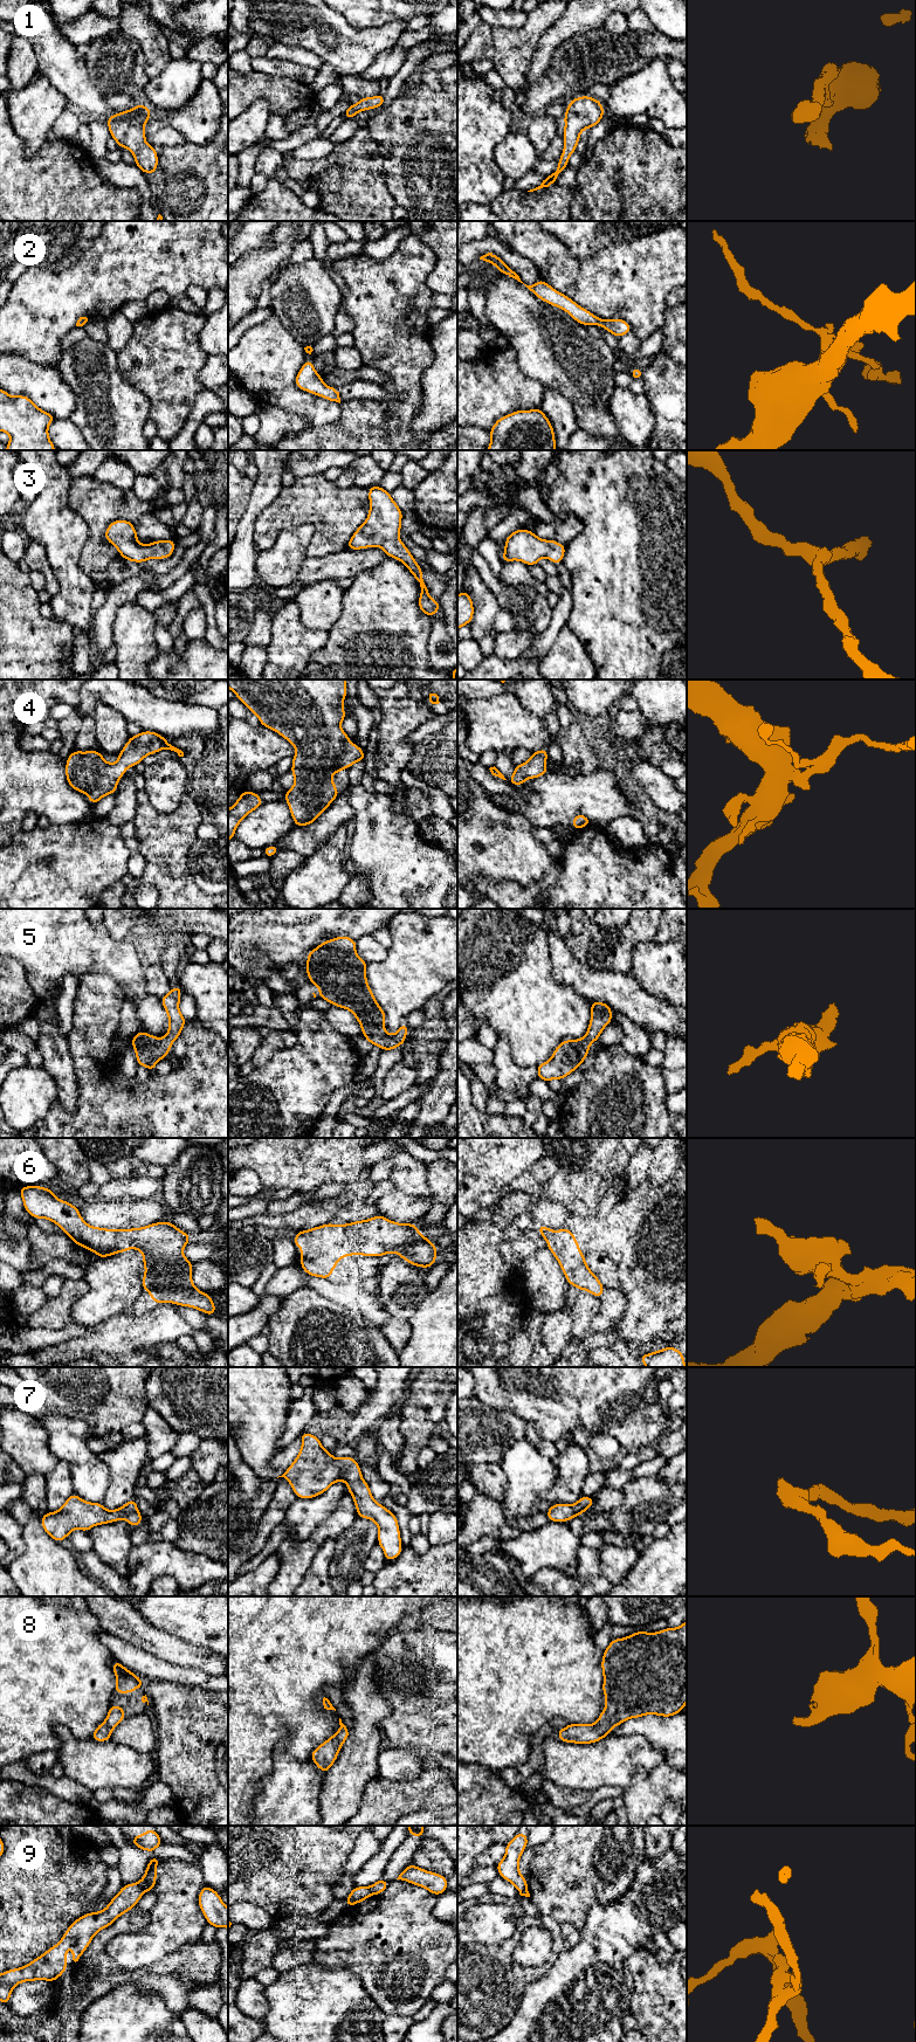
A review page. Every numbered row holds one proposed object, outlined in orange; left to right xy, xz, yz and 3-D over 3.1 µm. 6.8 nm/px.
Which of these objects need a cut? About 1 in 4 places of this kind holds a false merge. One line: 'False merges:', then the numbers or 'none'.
False merges: 9

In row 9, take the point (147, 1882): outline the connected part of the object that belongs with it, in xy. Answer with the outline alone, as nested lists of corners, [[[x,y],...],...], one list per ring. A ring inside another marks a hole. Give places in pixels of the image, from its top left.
[[[153,1856],[146,1865],[145,1875],[138,1882],[143,1891],[152,1891],[156,1886],[157,1872],[156,1868],[161,1862],[161,1858]]]

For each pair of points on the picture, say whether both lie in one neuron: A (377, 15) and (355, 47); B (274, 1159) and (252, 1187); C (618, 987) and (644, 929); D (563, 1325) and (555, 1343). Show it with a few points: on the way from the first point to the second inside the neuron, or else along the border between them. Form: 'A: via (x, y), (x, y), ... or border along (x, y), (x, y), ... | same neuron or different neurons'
A: border along (343, 16), (358, 28), (379, 28), (395, 20) | different neurons
B: border along (240, 1168), (250, 1168), (263, 1186) | different neurons
C: border along (597, 970), (625, 974) | different neurons
D: via (558, 1330), (557, 1338) | same neuron

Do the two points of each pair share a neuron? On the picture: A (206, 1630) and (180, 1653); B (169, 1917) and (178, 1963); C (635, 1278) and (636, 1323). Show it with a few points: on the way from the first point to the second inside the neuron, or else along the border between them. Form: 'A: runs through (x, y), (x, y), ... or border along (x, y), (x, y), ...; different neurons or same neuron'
A: border along (166, 1632), (200, 1644), (215, 1654); different neurons
B: border along (200, 1939), (194, 1943), (184, 1944), (151, 1964); different neurons
C: runs through (634, 1289), (635, 1312); same neuron

